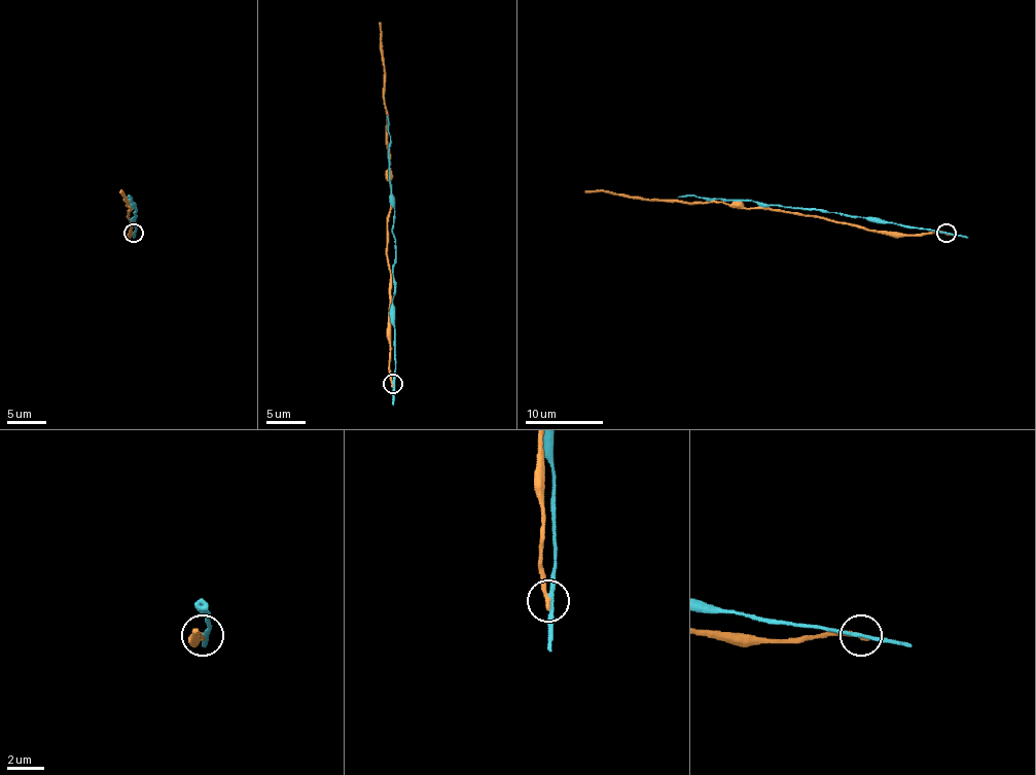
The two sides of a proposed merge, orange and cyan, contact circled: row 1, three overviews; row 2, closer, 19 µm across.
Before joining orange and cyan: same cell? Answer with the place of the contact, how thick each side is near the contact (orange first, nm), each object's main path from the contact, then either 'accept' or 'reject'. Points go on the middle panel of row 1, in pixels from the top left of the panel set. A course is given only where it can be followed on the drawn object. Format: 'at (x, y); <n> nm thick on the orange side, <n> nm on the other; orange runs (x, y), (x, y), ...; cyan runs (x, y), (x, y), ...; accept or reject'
at (392, 384); 280 nm thick on the orange side, 200 nm on the other; orange runs (393, 384), (389, 368), (391, 271), (387, 255), (387, 220), (391, 206), (379, 23); cyan runs (393, 384), (395, 199), (389, 179), (391, 136), (387, 114); reject

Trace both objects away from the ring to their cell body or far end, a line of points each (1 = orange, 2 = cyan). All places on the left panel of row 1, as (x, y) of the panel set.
1: (134, 233), (130, 234), (132, 222), (128, 216), (132, 209), (121, 191), (119, 194)
2: (134, 233), (136, 205), (130, 199), (132, 197), (128, 197)

